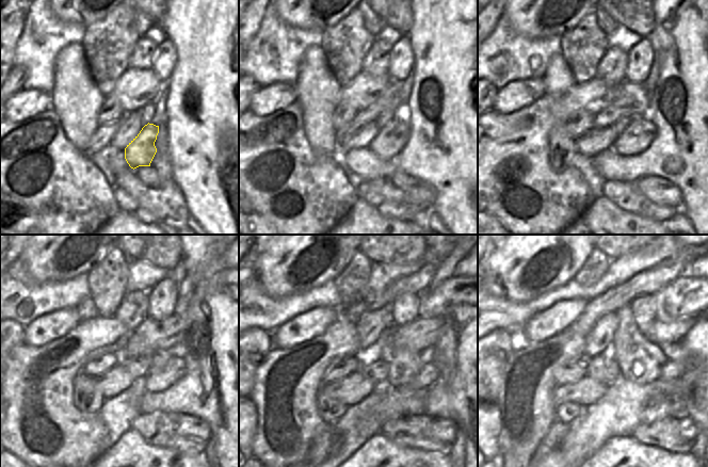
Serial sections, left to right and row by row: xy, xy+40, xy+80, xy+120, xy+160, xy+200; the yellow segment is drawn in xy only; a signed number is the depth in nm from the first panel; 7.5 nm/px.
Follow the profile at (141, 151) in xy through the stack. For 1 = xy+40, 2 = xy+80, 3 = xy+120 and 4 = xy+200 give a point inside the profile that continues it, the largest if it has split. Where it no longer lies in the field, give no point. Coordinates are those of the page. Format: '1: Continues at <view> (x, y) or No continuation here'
1: Continues at xy+40 (391, 139)
2: Continues at xy+80 (639, 134)
3: Continues at xy+120 (158, 379)
4: Continues at xy+200 (672, 369)

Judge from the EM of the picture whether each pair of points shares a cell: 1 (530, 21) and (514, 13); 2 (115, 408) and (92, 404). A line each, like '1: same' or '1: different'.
1: same
2: different

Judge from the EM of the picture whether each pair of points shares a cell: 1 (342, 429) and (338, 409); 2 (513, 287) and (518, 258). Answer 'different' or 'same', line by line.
1: different
2: same

